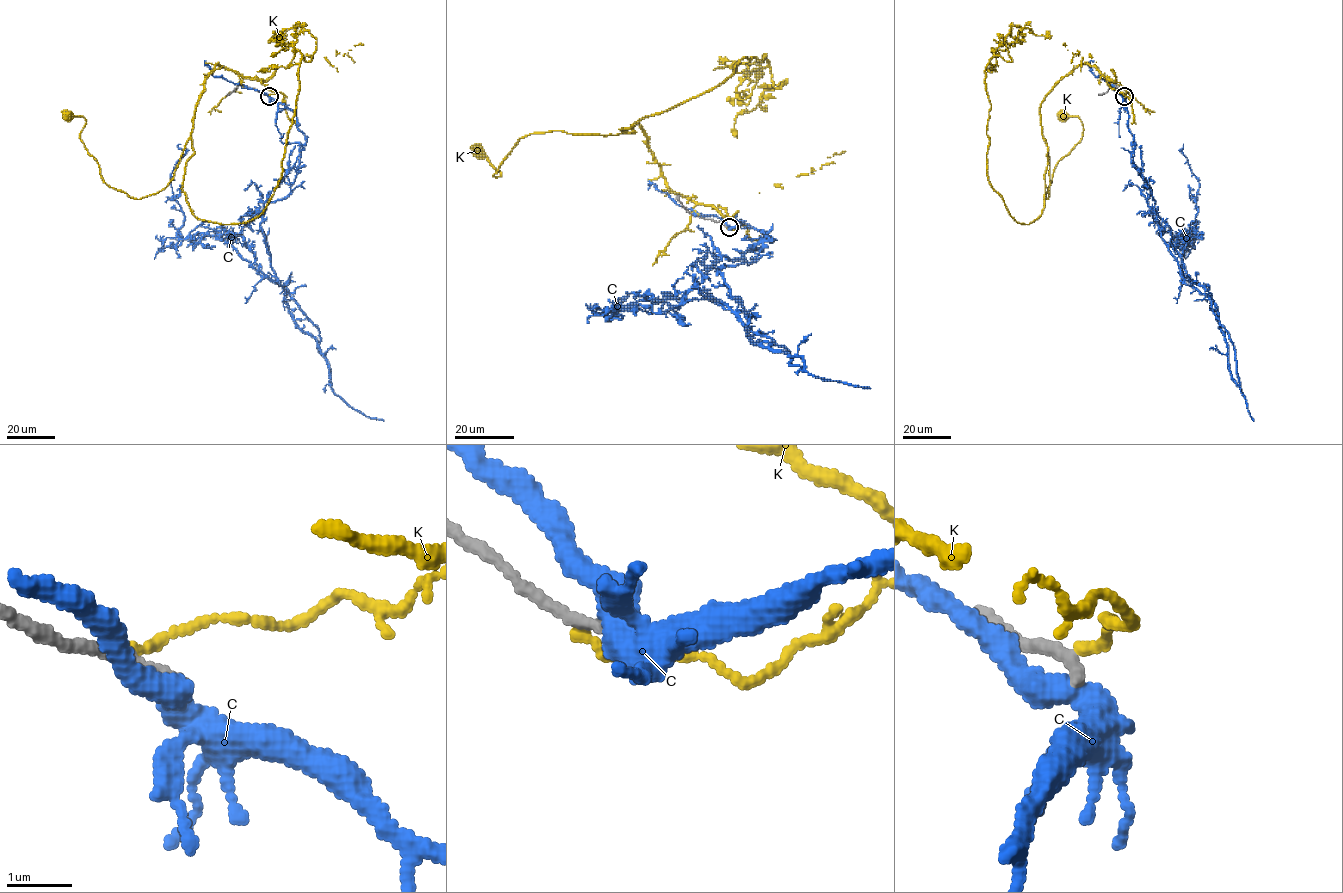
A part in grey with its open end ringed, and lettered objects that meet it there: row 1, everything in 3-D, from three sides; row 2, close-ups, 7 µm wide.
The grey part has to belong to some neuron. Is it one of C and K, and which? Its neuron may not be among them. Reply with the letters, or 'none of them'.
none of them

